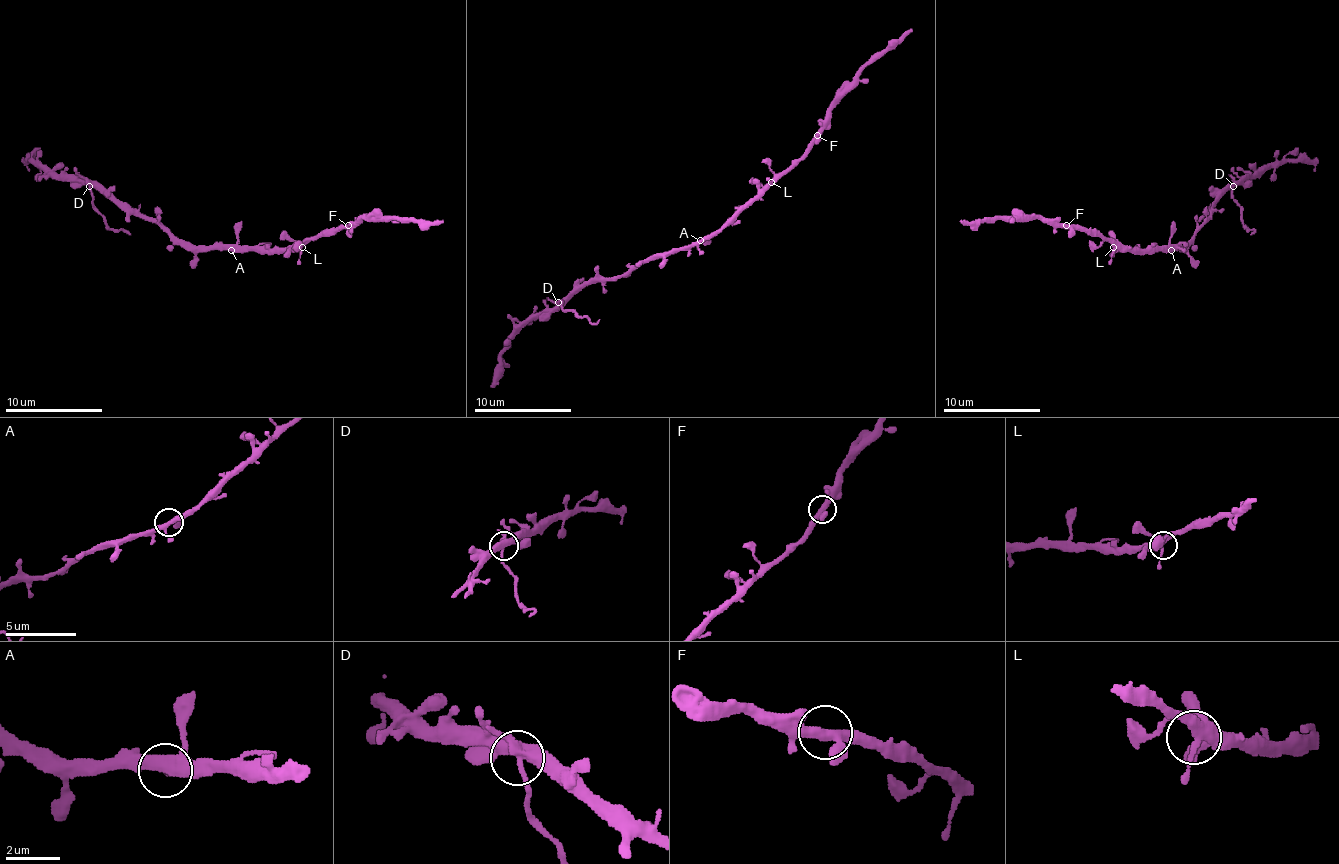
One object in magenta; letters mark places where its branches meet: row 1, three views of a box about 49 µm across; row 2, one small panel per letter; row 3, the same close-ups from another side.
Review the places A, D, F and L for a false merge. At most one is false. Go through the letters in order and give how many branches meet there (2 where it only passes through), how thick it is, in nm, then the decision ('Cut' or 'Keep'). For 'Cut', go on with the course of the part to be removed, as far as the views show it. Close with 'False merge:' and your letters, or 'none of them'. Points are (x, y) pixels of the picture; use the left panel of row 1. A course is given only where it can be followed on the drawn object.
A: Branches: 4. Thickness 380 nm. Keep
D: Branches: 4. Thickness 360 nm. Cut. Course of the part to remove: (89, 186), (92, 203), (104, 220), (116, 230), (131, 235)
F: Branches: 3. Thickness 360 nm. Keep
L: Branches: 4. Thickness 360 nm. Keep
False merge: D

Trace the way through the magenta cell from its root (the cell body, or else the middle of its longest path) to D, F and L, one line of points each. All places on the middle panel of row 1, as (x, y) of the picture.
D: (705, 240), (639, 260), (619, 277), (595, 277), (583, 282), (558, 301)
F: (705, 240), (717, 236), (773, 184), (817, 135)
L: (705, 240), (717, 236), (771, 182)

